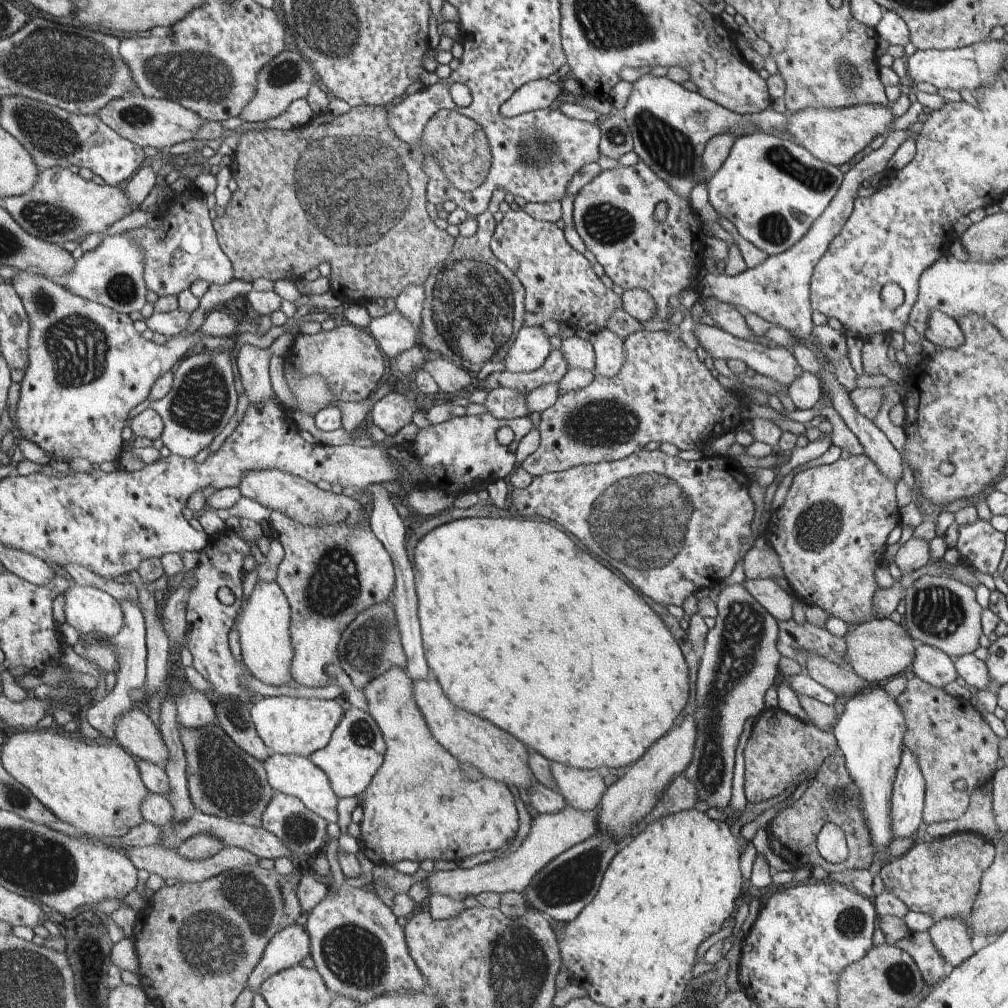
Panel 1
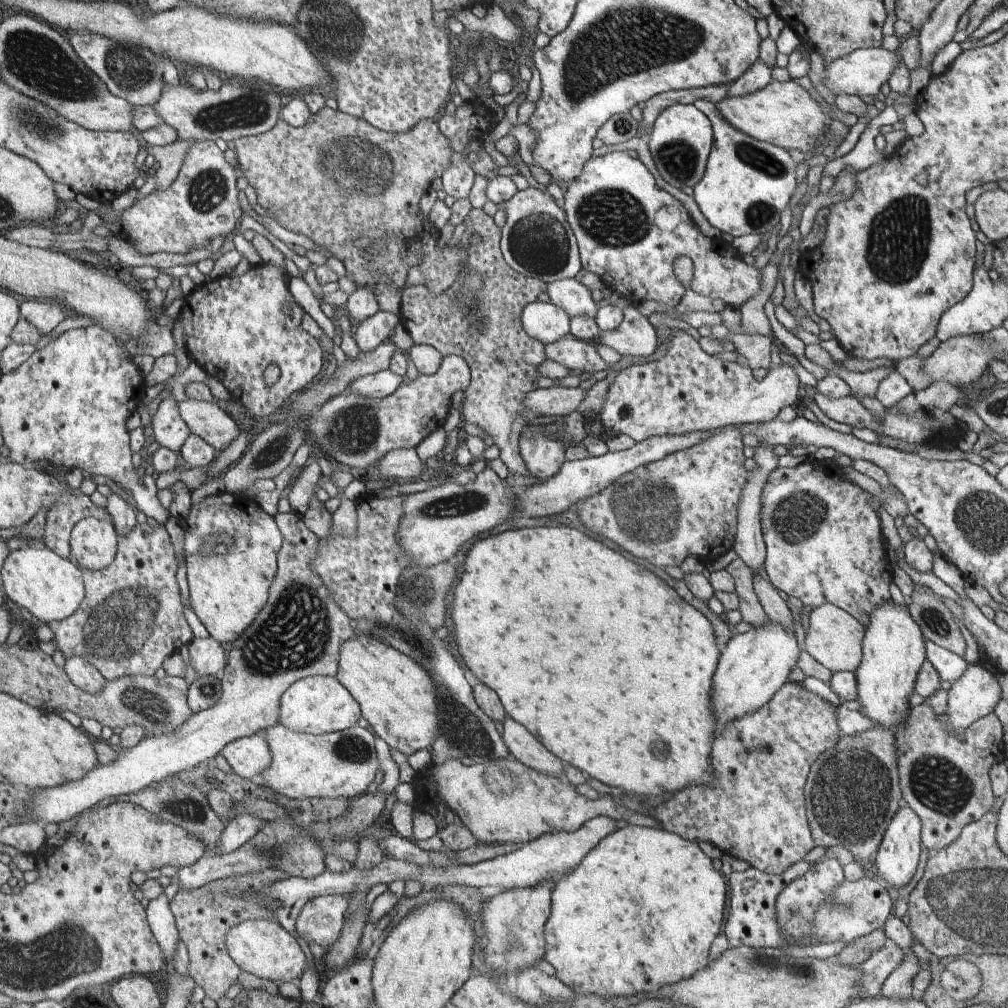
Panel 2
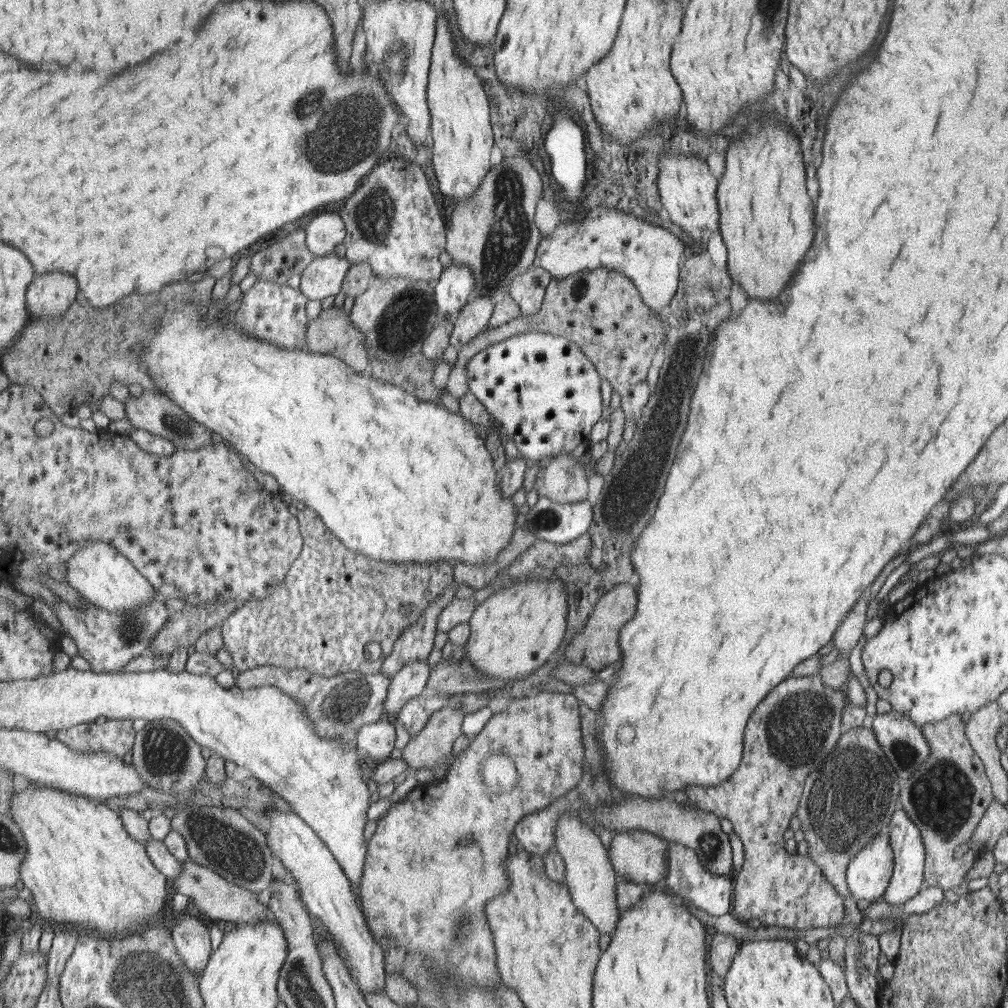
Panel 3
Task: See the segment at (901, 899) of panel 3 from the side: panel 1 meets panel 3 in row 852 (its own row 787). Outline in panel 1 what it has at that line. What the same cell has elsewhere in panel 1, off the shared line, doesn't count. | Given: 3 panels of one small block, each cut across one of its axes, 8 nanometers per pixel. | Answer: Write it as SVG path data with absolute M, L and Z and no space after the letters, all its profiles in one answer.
M904 747L890 796L892 838L915 838L923 822L925 780L916 756Z

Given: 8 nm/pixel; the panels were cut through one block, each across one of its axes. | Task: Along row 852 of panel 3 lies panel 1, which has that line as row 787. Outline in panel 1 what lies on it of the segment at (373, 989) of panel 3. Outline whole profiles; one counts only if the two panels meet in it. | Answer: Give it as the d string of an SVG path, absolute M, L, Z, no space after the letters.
M270 754L266 760L263 761L264 768L267 770L268 784L275 792L280 792L292 795L308 810L320 816L327 823L338 823L338 810L337 805L339 798L336 796L331 787L331 780L322 769L318 768L308 757L297 755L282 755Z

